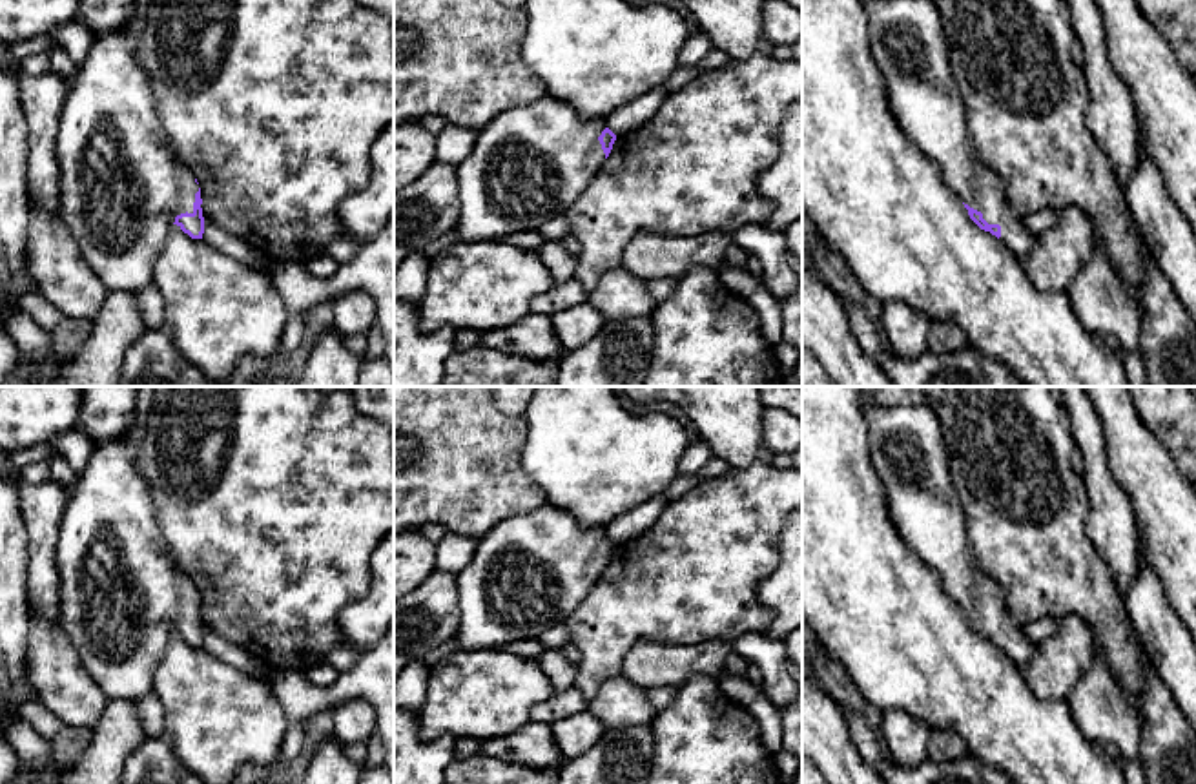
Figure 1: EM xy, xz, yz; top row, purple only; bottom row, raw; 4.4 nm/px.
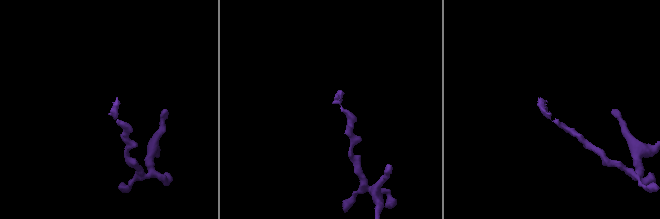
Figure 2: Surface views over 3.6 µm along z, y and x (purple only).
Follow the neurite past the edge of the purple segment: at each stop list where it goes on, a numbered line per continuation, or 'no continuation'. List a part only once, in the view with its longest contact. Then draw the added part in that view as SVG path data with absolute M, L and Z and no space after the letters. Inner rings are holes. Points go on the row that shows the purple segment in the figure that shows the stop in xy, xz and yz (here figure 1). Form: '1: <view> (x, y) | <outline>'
no continuation

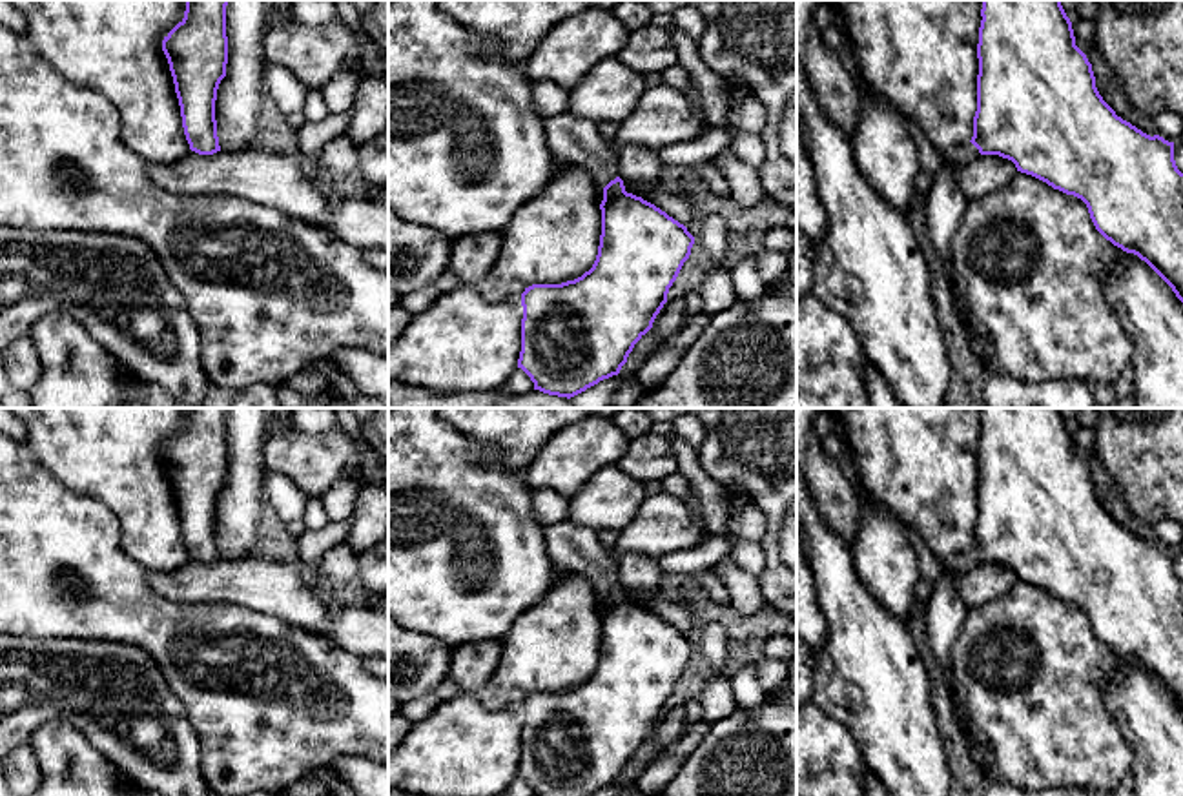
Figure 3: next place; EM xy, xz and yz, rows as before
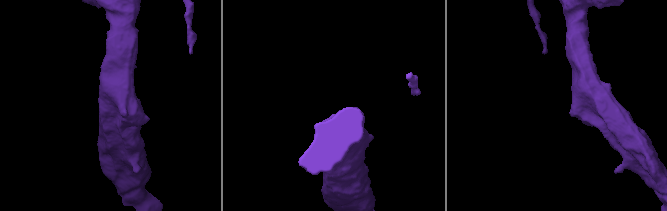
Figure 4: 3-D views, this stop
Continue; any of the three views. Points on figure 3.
1: xz (573, 139) | M561 113L543 118L543 126L552 157L583 166L594 177L598 189L618 177L616 153L598 133L598 124Z

